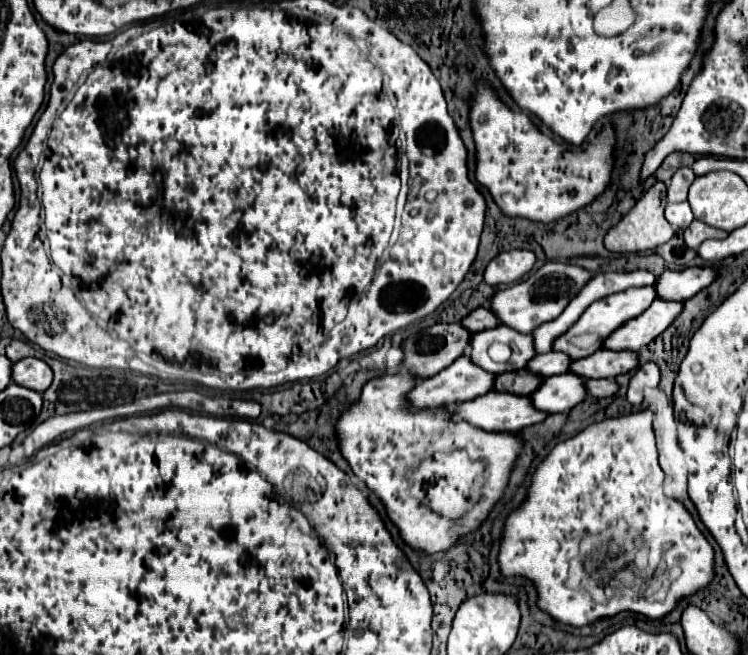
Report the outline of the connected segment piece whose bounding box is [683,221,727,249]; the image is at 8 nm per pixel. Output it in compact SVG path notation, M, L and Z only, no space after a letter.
M693 221L693 223L685 229L683 237L685 237L685 243L687 243L689 249L697 249L697 247L699 247L703 241L707 241L707 239L725 239L727 233L721 231L721 229L713 229L713 227L709 227L709 225L701 223L701 221Z

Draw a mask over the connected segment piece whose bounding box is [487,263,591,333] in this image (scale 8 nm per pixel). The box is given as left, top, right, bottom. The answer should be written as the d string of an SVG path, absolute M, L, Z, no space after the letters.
M545 263L541 269L529 275L527 281L515 283L507 289L499 289L495 295L491 295L487 307L489 311L495 313L501 325L513 327L515 331L521 333L531 333L537 325L555 319L589 279L591 273L581 267L567 265L567 263Z

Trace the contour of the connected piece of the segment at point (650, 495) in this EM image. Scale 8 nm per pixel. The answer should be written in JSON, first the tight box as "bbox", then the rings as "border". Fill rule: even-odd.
{"bbox":[497,409,715,627],"border":[[[649,409],[597,421],[575,437],[559,441],[549,451],[533,473],[525,501],[507,513],[497,555],[501,577],[521,575],[531,581],[537,589],[537,607],[553,621],[585,627],[623,611],[641,613],[657,621],[669,615],[681,599],[711,585],[715,551],[697,529],[687,507],[663,493],[665,473],[659,467],[657,453],[653,453],[657,451],[653,441]],[[657,591],[663,593],[661,601],[657,601]]]}

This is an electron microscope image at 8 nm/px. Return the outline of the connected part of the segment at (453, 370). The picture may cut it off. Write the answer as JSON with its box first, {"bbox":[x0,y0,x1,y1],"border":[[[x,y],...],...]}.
{"bbox":[407,355,495,409],"border":[[[461,355],[457,361],[453,361],[453,365],[449,365],[447,369],[439,371],[437,375],[429,377],[429,379],[423,379],[419,381],[413,391],[409,391],[407,395],[407,403],[411,407],[417,407],[417,409],[437,409],[437,407],[447,407],[447,405],[453,405],[453,403],[459,403],[459,401],[467,401],[467,399],[475,399],[479,395],[485,395],[487,391],[493,389],[493,381],[495,381],[495,375],[493,373],[487,373],[483,371],[481,367],[473,365],[471,359],[467,355]]]}

